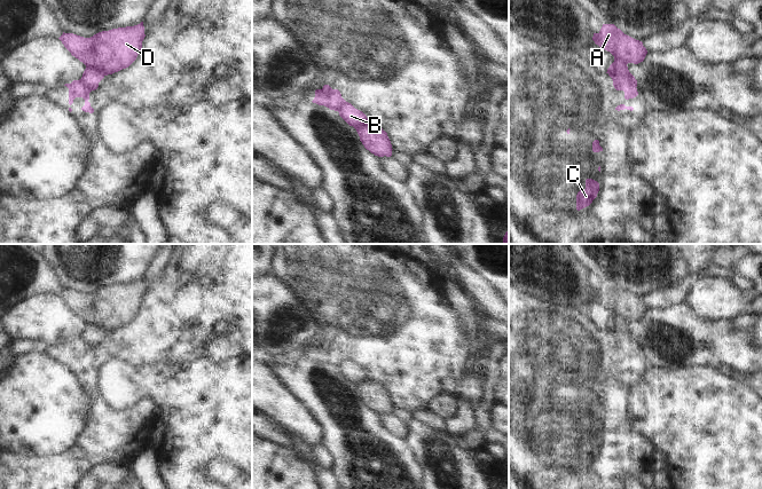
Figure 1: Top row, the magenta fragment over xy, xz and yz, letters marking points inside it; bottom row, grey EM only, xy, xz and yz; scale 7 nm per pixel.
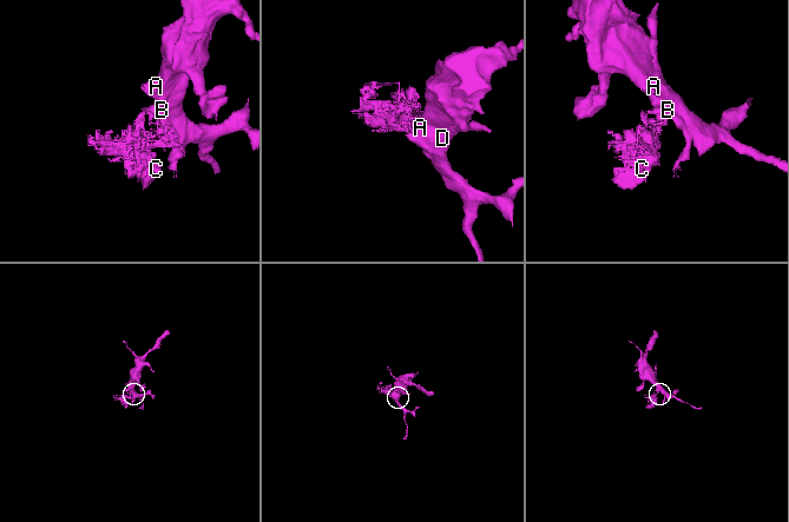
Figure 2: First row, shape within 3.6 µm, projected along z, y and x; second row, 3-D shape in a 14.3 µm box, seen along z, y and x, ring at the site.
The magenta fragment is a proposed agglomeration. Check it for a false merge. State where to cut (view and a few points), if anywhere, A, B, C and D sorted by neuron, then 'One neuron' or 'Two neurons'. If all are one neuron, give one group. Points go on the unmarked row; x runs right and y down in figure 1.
Split along yz (609, 330), (620, 330), (636, 342). Groups: A B D / C. Two neurons.

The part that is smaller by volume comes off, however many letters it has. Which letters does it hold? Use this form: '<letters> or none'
C

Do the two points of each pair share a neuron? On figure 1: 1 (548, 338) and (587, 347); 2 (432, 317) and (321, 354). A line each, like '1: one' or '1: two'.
1: one
2: one

